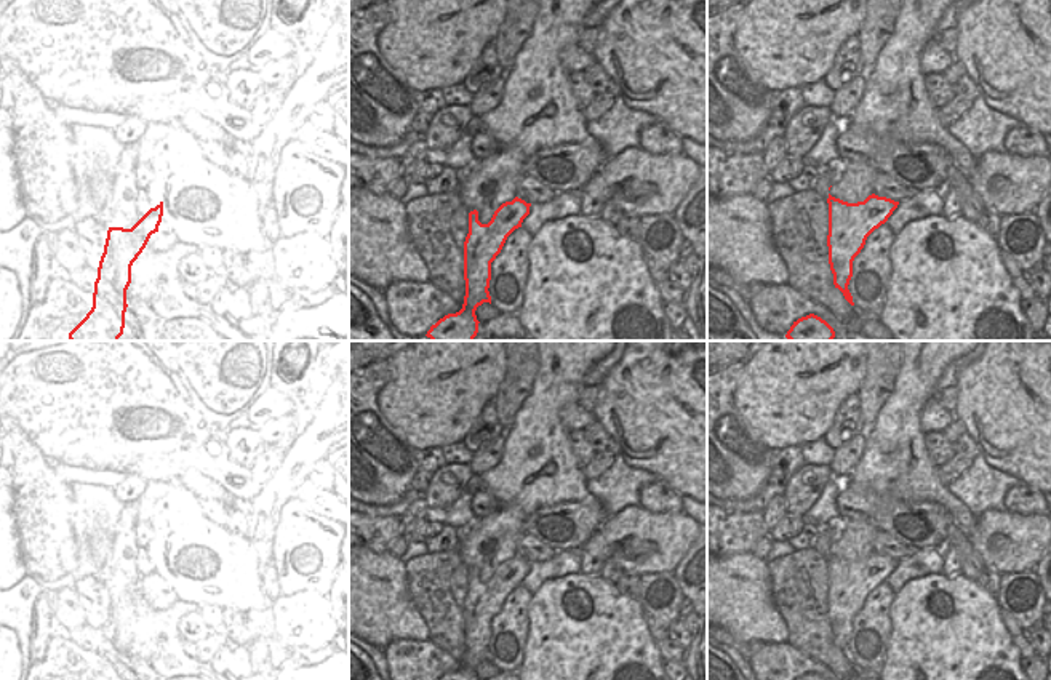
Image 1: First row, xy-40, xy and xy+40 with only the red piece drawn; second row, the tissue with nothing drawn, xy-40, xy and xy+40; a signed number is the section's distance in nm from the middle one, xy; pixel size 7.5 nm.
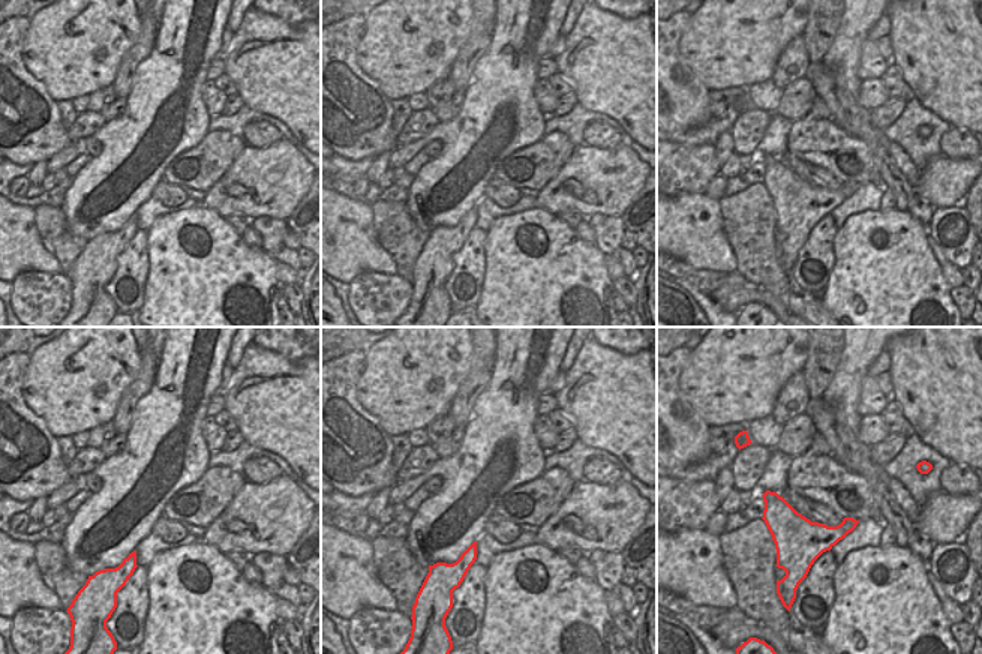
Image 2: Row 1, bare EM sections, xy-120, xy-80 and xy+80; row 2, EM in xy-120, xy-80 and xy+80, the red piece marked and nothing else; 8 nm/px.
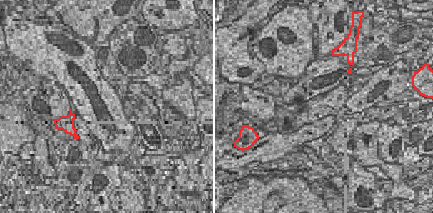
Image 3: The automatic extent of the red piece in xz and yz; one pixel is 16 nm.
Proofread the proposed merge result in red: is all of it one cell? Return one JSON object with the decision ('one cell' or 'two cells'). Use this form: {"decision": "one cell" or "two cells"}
{"decision": "one cell"}

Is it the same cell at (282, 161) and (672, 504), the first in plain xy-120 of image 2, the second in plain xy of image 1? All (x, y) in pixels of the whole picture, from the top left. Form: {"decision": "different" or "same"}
{"decision": "different"}

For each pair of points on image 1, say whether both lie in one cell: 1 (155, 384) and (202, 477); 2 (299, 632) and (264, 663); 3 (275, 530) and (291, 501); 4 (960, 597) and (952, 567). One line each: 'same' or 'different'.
1: different
2: different
3: different
4: different

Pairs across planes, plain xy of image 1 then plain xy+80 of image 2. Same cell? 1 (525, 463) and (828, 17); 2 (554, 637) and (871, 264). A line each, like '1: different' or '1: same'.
1: different
2: same

